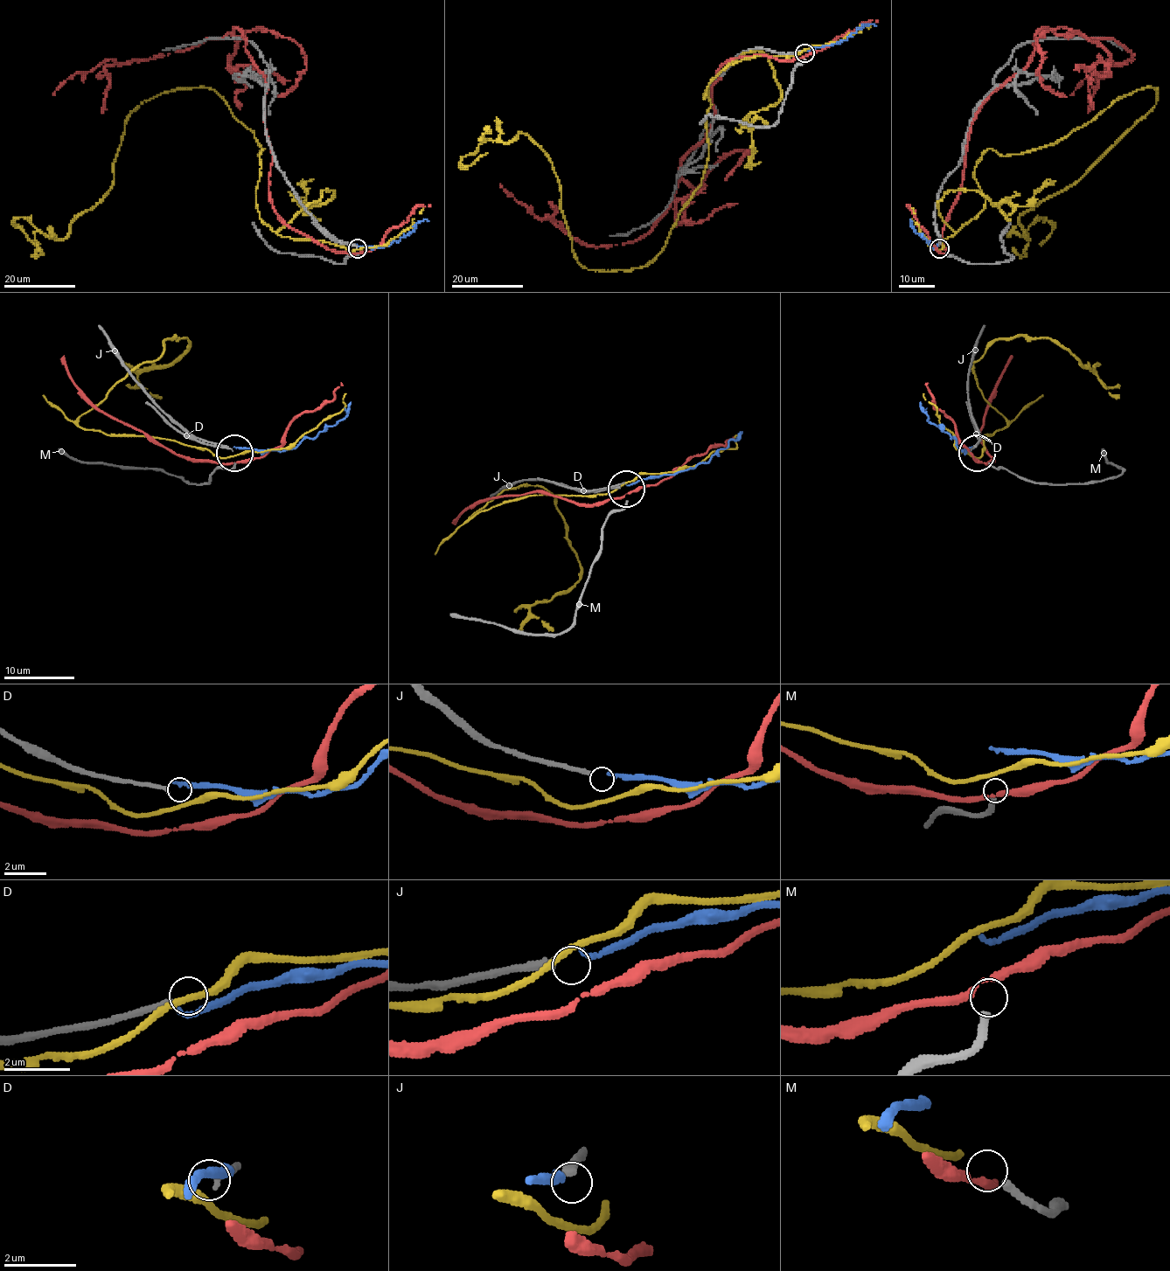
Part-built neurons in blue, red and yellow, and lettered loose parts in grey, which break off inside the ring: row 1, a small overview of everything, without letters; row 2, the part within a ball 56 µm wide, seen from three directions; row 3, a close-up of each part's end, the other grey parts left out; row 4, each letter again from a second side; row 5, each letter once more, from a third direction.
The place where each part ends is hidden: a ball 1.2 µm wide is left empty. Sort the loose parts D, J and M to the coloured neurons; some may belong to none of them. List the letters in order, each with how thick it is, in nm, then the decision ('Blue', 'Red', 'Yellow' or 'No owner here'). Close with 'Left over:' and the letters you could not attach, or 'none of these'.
D: Thickness 170 nm. No owner here
J: Thickness 240 nm. Blue
M: Thickness 240 nm. No owner here
Left over: D, M

